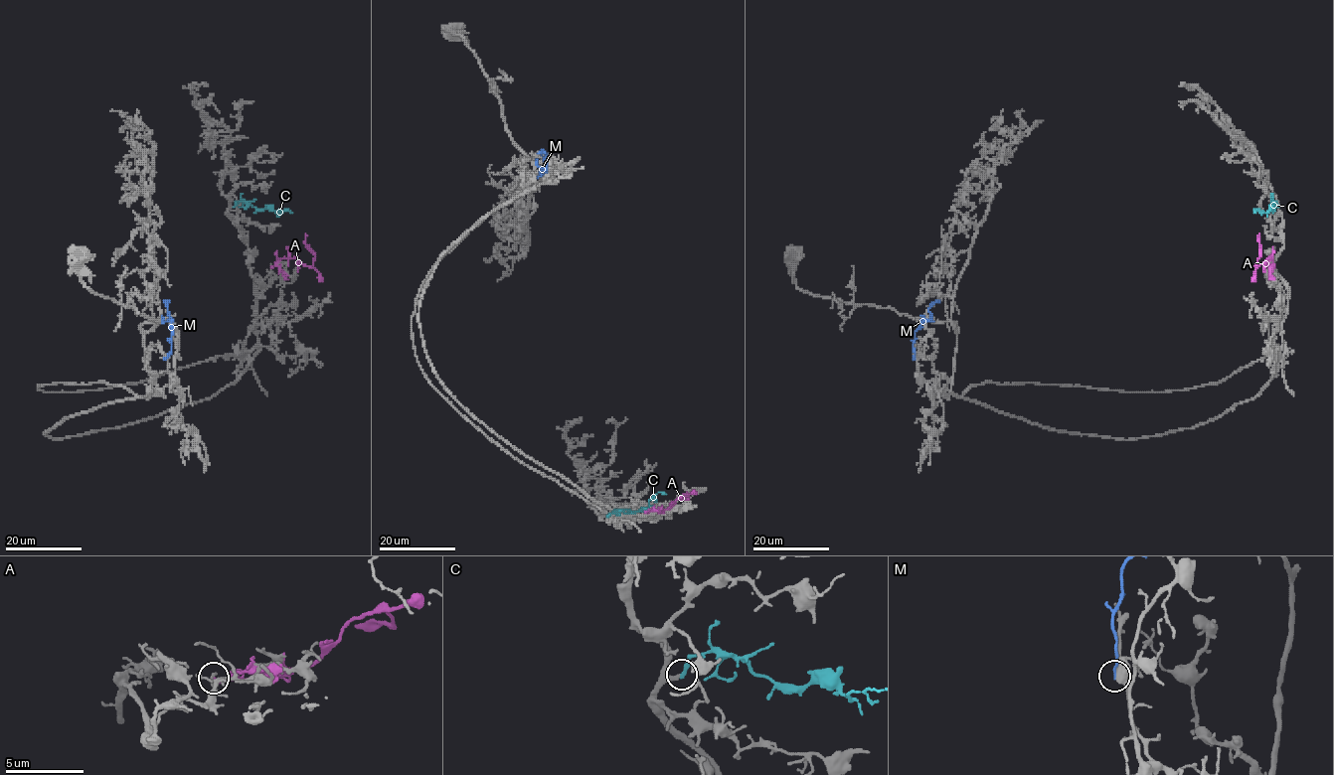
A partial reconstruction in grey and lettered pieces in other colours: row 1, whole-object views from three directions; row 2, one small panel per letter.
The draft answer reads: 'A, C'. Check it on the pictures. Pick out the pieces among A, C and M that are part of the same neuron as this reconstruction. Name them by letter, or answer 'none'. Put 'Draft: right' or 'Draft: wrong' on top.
Draft: wrong
C

